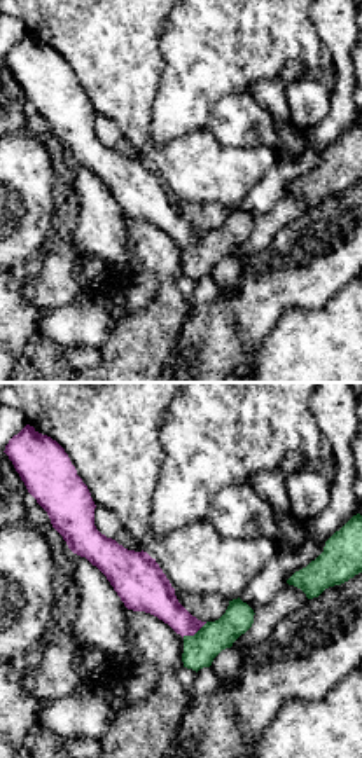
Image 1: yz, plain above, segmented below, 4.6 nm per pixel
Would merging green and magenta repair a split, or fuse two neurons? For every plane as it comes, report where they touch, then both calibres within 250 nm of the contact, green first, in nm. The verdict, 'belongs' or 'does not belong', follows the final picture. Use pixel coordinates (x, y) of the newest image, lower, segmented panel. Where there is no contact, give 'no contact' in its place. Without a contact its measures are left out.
(196, 633) | 150/170 nm

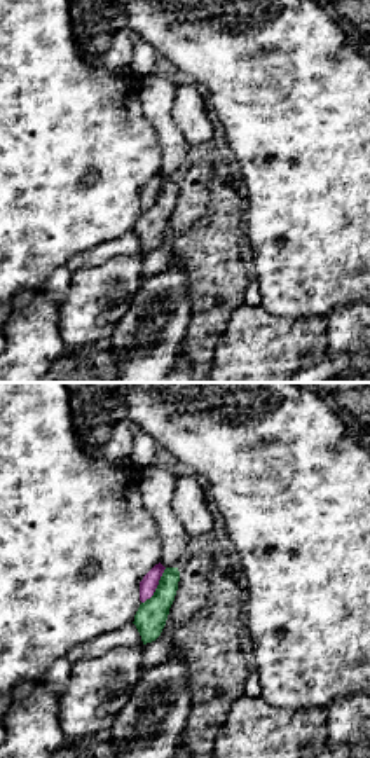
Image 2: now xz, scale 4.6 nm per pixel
(157, 587) | 140/80 nm

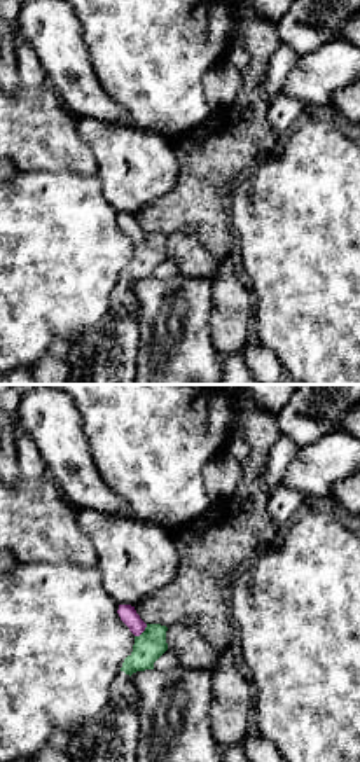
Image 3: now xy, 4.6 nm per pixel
(144, 631) | 140/80 nm

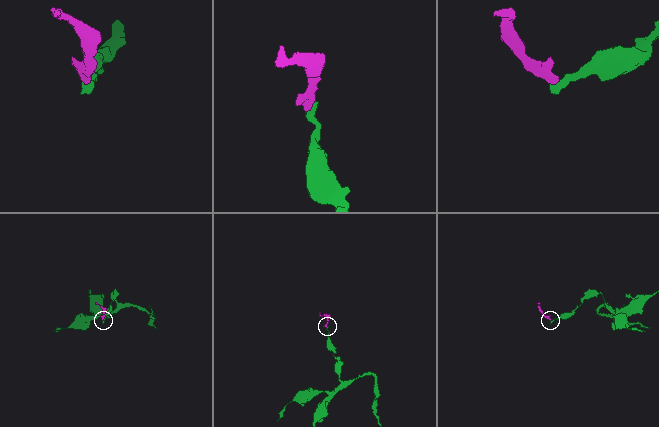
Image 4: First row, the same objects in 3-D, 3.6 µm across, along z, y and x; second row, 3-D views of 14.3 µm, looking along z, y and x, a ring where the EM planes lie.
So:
does not belong

